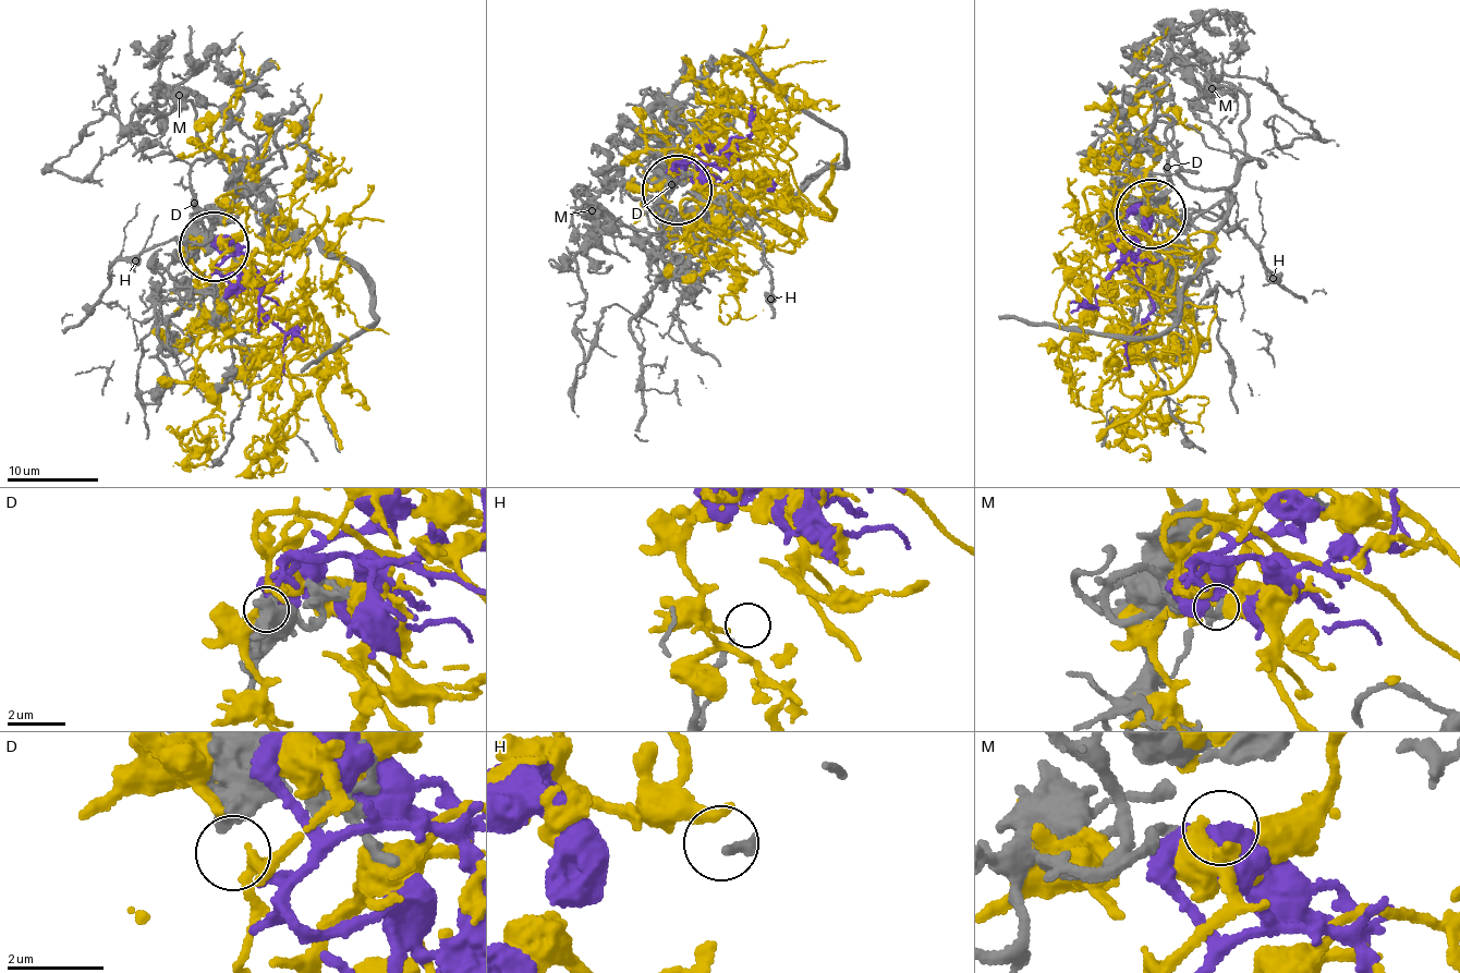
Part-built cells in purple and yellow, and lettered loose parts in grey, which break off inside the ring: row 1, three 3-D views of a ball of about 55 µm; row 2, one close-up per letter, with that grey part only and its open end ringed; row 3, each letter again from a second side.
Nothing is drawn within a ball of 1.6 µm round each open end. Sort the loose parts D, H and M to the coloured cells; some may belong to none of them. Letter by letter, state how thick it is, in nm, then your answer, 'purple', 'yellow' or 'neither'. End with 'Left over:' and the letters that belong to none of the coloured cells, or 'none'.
D: 500 nm thick; neither
H: 180 nm thick; neither
M: 150 nm thick; purple
Left over: D, H

